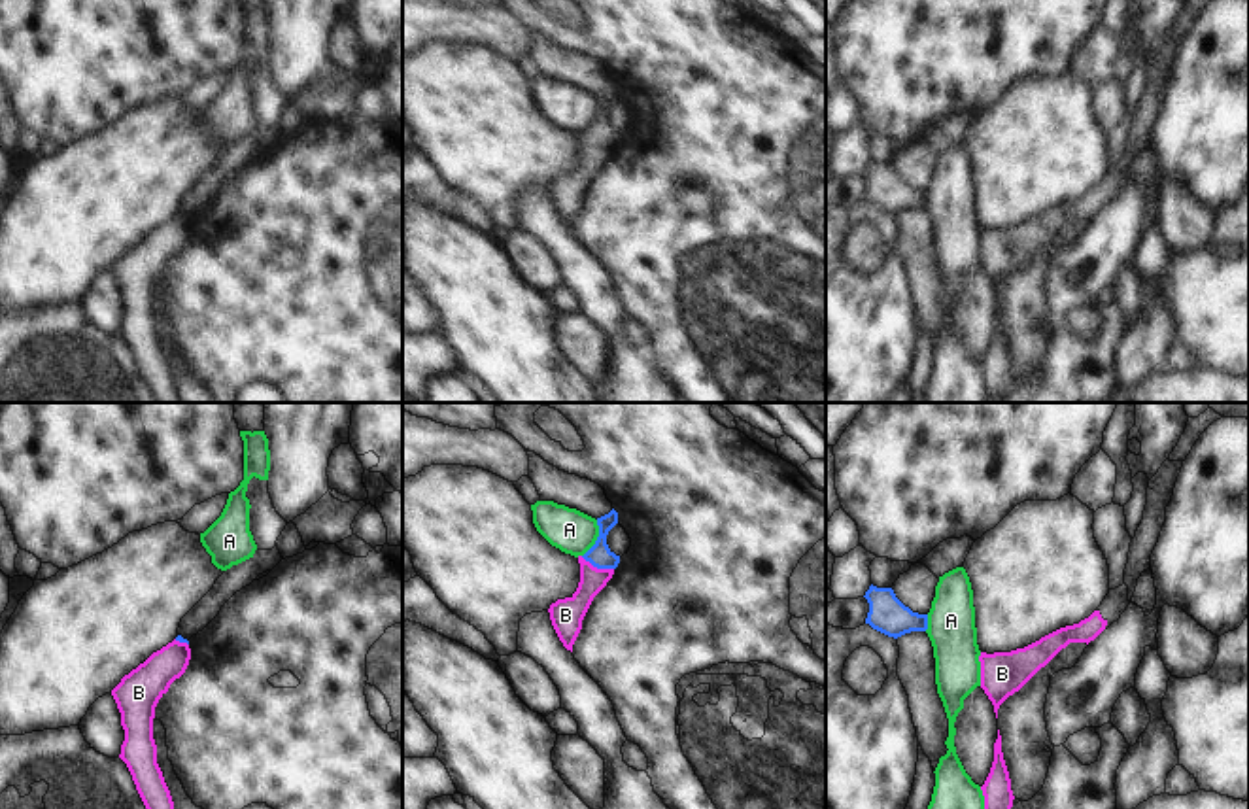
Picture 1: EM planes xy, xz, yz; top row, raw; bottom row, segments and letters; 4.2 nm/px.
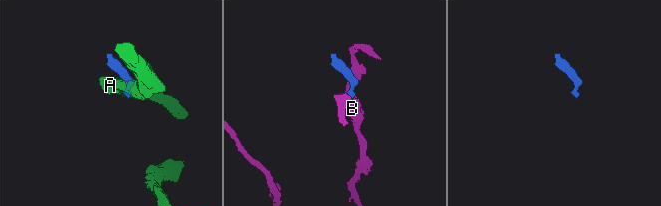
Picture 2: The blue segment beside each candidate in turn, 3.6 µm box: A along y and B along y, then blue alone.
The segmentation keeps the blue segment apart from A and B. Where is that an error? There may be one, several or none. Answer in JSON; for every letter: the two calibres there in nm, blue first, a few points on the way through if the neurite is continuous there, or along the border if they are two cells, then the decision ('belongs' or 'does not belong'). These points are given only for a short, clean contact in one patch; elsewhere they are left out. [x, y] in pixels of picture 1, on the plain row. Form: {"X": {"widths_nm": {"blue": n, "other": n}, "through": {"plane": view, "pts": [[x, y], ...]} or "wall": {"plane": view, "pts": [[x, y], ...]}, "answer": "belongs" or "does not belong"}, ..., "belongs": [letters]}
{"A": {"widths_nm": {"blue": 100, "other": 190}, "wall": {"plane": "xz", "pts": [[598, 97], [598, 116], [582, 133]]}, "answer": "does not belong"}, "B": {"widths_nm": {"blue": 100, "other": 140}, "through": {"plane": "xz", "pts": [[599, 131], [598, 144], [584, 172], [565, 191]]}, "answer": "belongs"}, "belongs": ["B"]}

